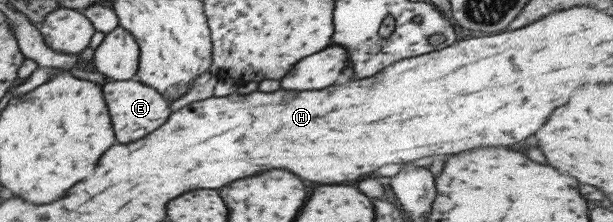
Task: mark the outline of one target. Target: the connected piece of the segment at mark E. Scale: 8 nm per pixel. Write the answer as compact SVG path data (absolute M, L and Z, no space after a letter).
M136 79L127 80L111 81L111 83L101 87L105 105L109 109L109 117L111 117L111 125L113 125L113 133L115 133L117 143L131 143L131 141L137 141L141 137L145 137L147 133L151 133L153 129L163 125L163 121L169 115L167 101L155 89L138 83Z

